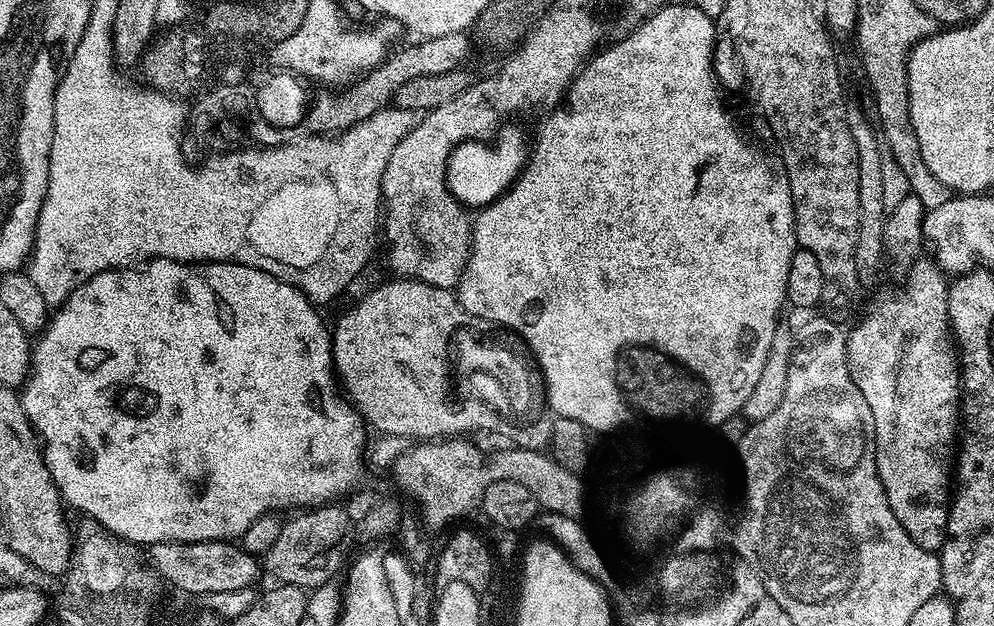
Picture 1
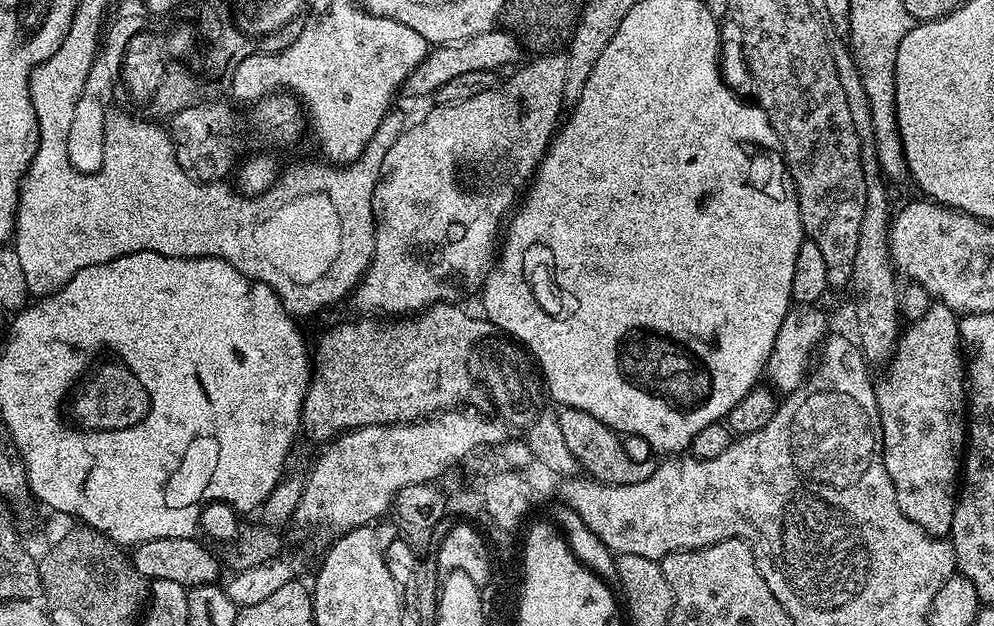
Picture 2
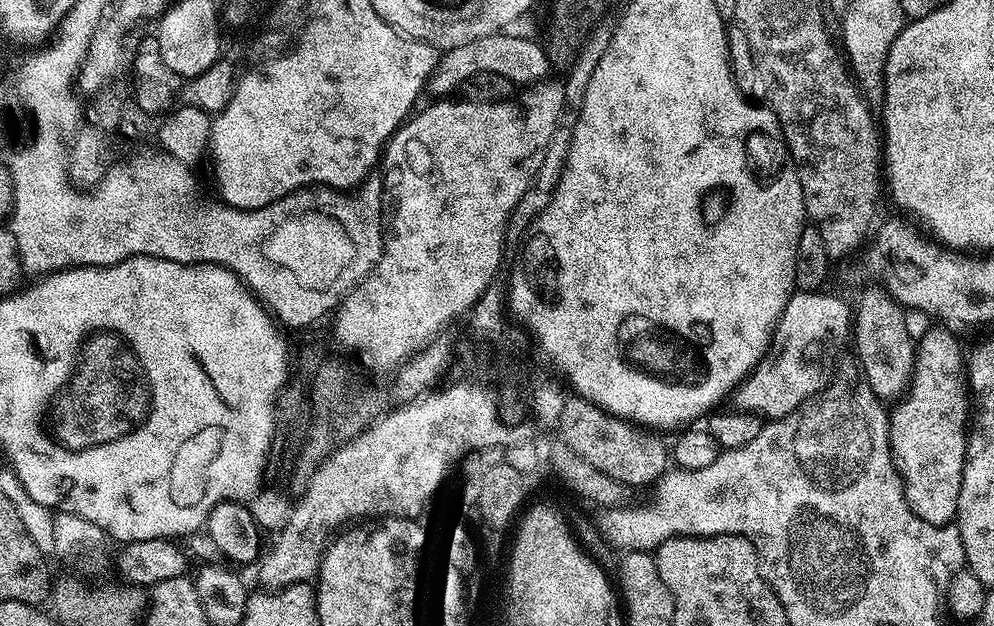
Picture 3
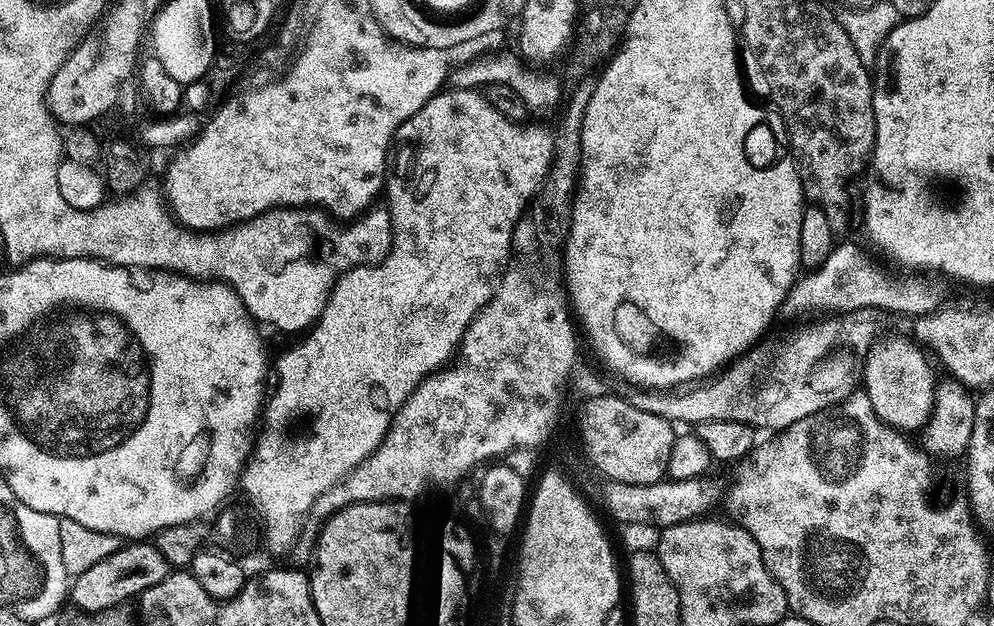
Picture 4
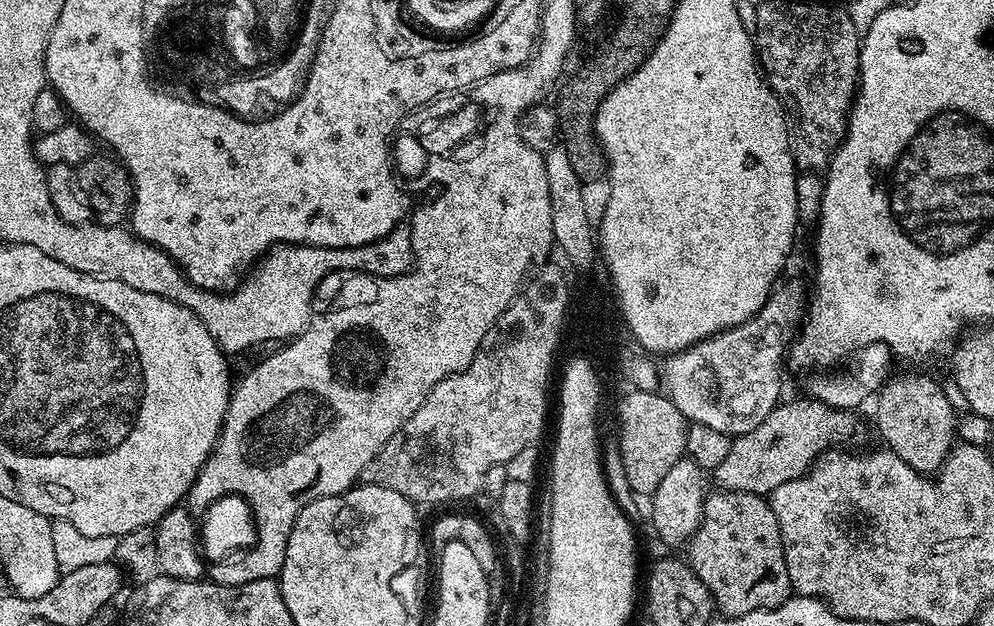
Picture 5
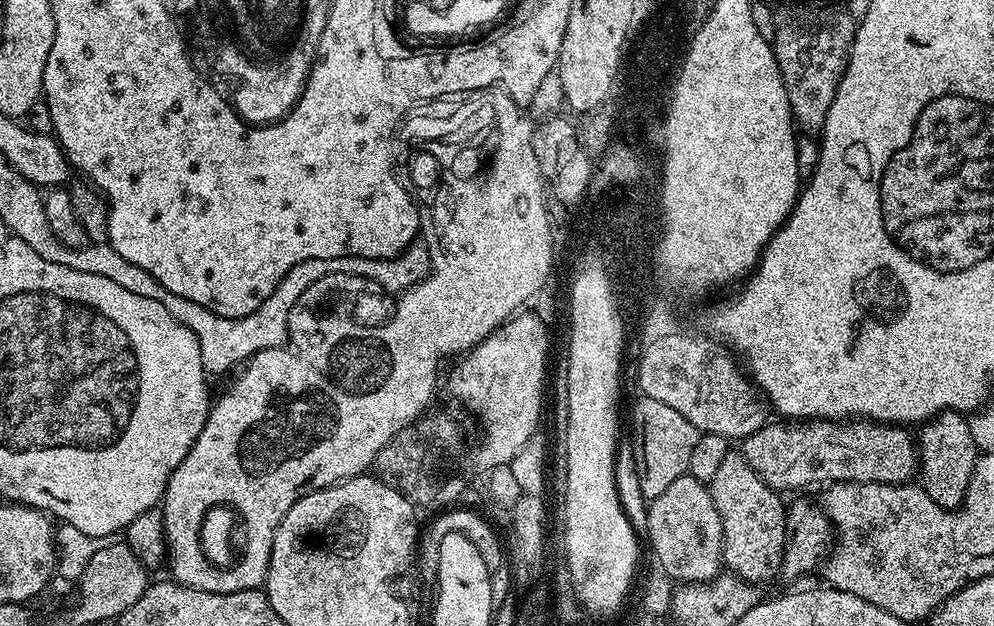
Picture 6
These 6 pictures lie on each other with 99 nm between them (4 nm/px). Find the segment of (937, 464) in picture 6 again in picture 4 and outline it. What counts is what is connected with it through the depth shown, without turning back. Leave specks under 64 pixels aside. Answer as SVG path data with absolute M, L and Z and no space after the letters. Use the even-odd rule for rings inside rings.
M896 340L889 348L875 347L864 361L862 390L874 406L874 414L901 434L919 433L936 406L938 379L928 365L925 349L910 340Z

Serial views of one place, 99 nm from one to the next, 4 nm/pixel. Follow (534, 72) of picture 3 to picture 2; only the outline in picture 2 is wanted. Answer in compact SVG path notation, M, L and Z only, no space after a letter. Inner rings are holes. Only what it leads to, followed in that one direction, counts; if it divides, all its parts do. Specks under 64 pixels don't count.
M495 28L482 34L471 36L470 39L454 44L437 45L433 47L422 63L408 76L407 82L403 86L403 93L406 94L428 94L433 95L437 88L450 82L453 78L458 78L461 74L466 74L469 70L490 69L500 70L512 62L518 61L522 56L523 45L518 44L519 39L511 32Z

